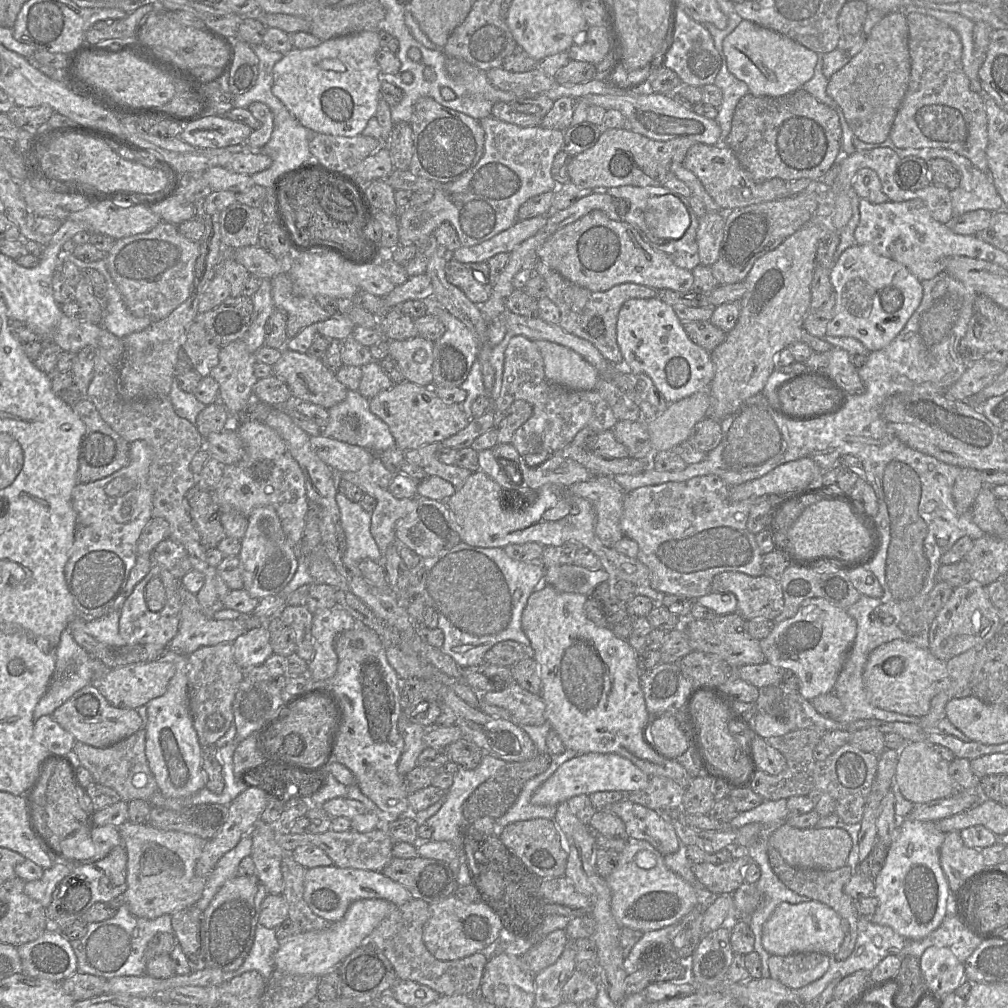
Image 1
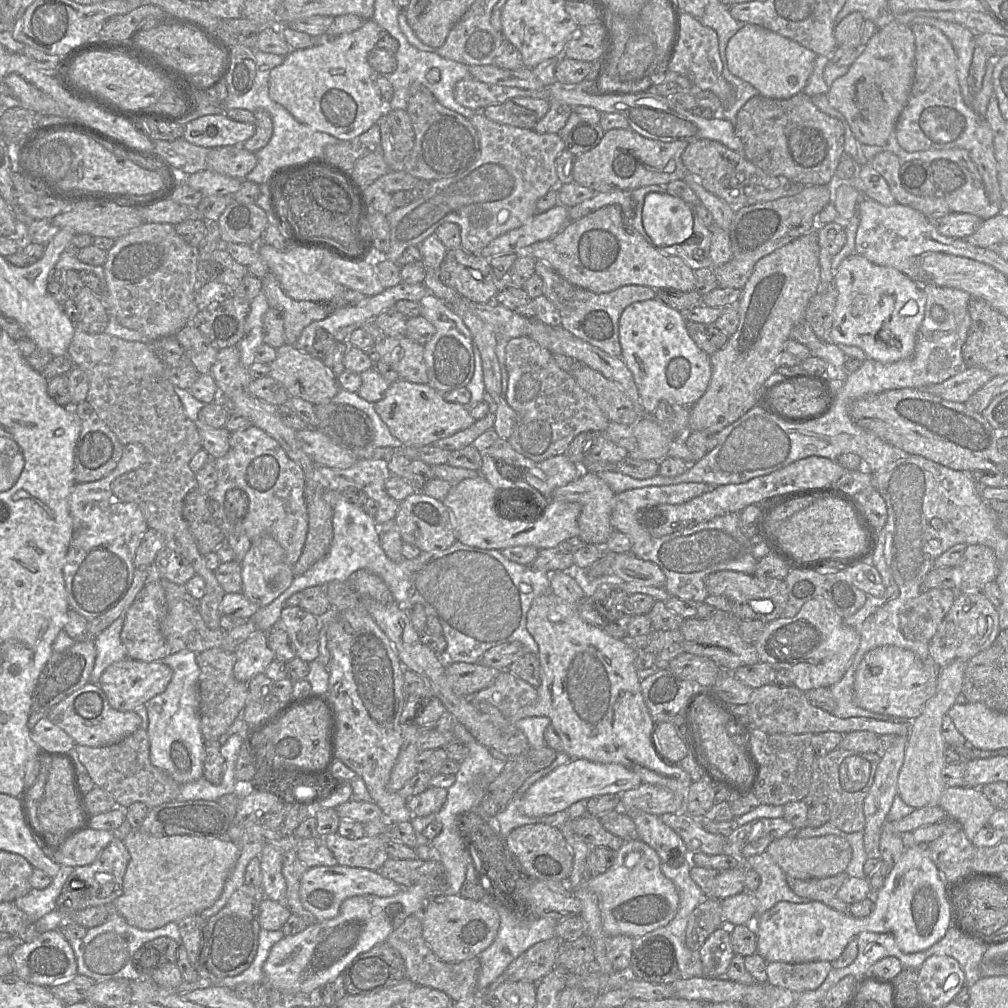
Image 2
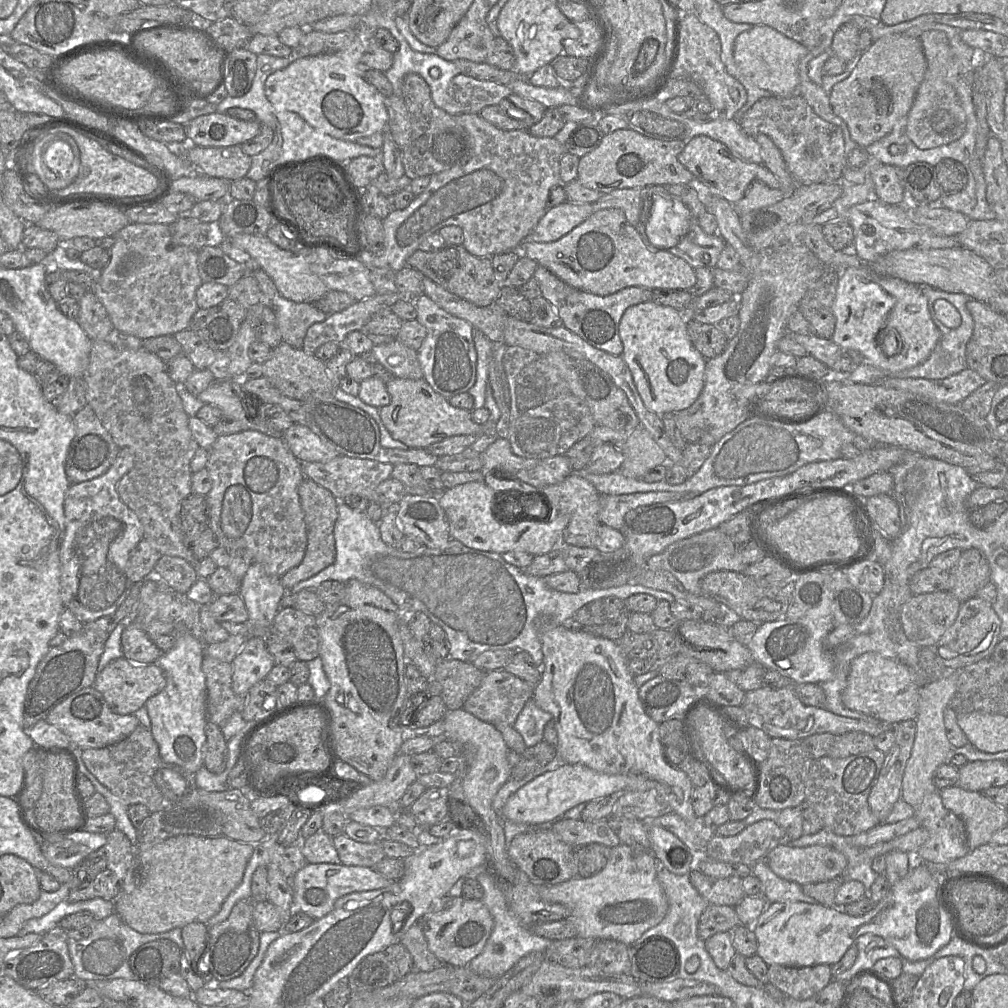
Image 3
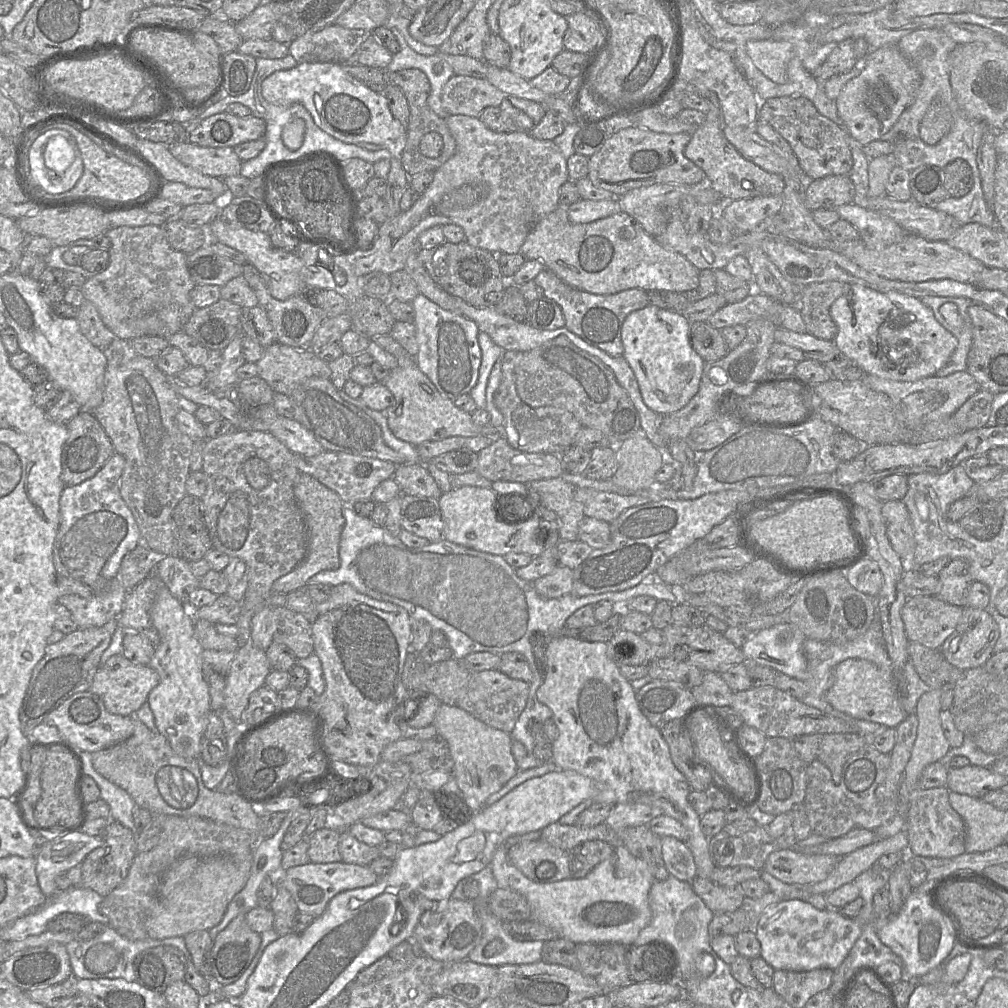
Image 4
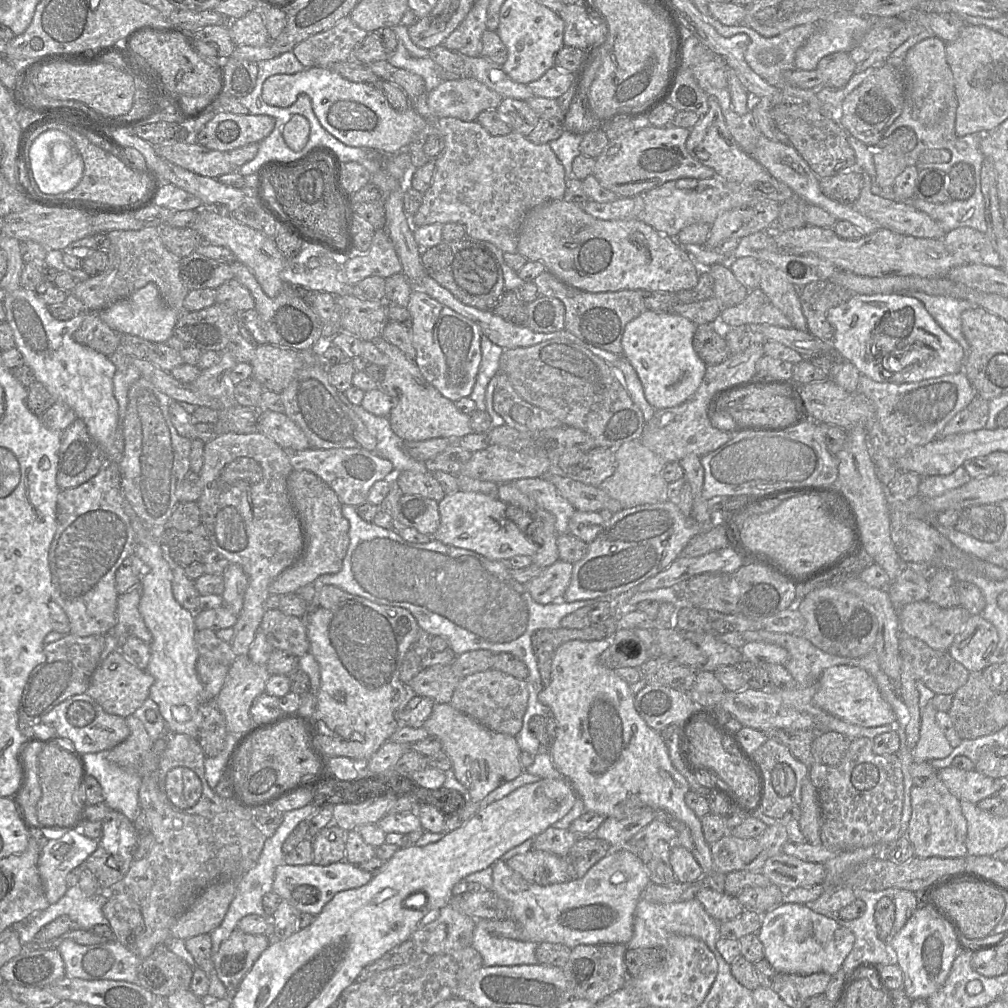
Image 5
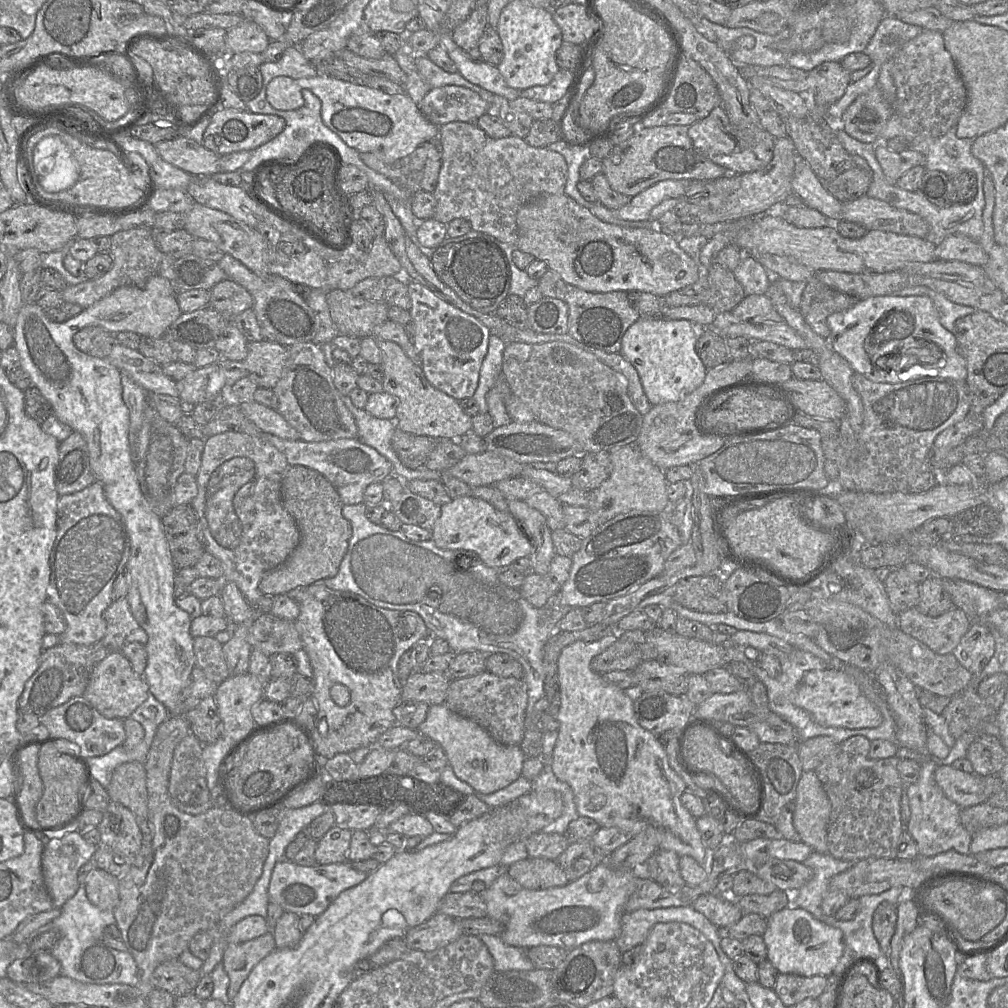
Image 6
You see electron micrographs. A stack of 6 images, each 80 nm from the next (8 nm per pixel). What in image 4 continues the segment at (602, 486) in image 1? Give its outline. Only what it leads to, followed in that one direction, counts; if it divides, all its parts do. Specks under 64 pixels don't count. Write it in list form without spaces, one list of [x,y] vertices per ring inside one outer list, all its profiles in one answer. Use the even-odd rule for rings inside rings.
[[[561,477],[531,481],[529,490],[533,490],[540,499],[540,504],[556,513],[559,525],[560,540],[578,540],[578,528],[580,521],[585,517],[583,504],[575,499],[576,487],[566,482]]]

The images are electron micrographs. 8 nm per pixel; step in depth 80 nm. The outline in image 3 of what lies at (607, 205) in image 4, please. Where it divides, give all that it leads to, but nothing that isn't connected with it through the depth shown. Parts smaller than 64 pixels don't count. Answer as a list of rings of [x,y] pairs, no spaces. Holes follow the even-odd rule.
[[[565,201],[547,209],[533,230],[524,238],[524,241],[555,241],[586,220],[593,212],[591,203]]]

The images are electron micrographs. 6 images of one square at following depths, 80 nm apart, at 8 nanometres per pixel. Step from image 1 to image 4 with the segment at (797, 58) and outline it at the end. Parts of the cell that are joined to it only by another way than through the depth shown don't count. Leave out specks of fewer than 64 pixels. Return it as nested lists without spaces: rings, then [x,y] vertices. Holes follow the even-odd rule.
[[[750,40],[746,53],[755,67],[776,84],[787,81],[787,65],[792,57],[793,46],[786,41]]]

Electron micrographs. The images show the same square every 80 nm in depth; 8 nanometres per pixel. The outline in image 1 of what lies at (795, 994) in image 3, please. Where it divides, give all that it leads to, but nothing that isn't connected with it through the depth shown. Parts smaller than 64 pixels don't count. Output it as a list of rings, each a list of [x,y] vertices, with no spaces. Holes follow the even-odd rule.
[[[819,952],[770,955],[770,977],[797,990],[821,978],[829,969],[830,956]]]

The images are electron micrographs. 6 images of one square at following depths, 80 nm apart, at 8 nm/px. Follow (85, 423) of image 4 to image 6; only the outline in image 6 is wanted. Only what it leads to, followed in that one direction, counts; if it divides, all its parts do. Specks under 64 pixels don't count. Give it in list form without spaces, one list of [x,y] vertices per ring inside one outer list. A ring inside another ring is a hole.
[[[73,431],[59,444],[55,470],[56,490],[60,496],[73,494],[94,482],[87,443],[80,433]]]

